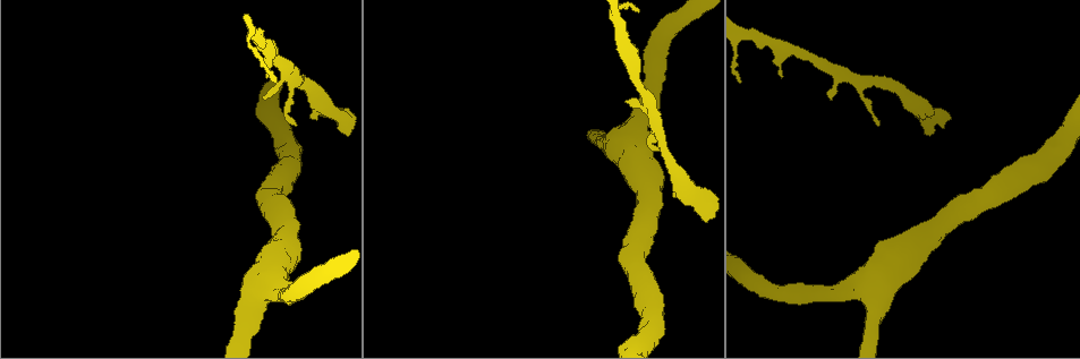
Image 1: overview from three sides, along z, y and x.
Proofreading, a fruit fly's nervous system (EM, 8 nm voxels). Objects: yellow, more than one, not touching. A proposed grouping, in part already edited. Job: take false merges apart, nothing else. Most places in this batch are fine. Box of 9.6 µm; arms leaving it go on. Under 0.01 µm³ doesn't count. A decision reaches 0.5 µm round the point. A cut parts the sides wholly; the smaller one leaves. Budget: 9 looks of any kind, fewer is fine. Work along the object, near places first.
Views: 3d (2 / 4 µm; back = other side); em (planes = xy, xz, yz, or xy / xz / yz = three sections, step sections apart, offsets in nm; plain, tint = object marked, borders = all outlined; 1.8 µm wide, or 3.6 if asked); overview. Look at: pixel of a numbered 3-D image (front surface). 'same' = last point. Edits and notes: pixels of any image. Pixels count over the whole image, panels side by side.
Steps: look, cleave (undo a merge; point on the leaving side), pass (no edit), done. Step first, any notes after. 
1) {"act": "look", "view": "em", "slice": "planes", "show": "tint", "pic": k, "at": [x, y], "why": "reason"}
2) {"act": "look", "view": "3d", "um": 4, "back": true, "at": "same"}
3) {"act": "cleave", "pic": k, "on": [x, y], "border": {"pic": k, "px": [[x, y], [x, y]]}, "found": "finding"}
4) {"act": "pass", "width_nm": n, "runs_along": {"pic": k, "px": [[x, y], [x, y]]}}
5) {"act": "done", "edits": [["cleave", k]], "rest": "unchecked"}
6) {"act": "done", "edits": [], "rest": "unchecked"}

{"act": "look", "view": "em", "slice": "planes", "show": "tint", "pic": 1, "at": [270, 50], "why": "thick turns thin"}

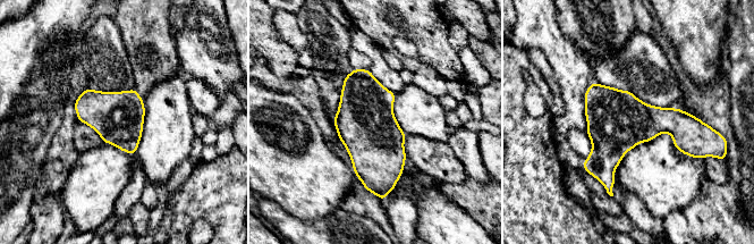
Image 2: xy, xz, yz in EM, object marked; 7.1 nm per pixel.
{"act": "pass", "width_nm": 360, "found": "all the same neuron"}

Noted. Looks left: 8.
{"act": "look", "view": "em", "um": 3.6, "slice": "planes", "show": "borders", "pic": 1, "at": [634, 129], "why": "thick turns thin"}

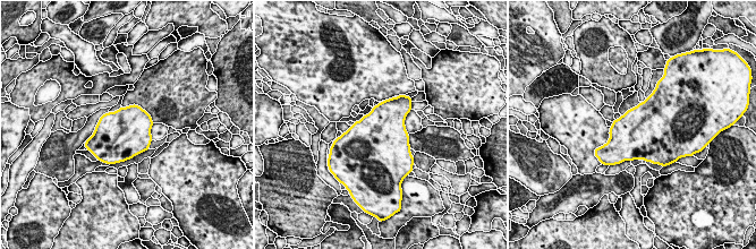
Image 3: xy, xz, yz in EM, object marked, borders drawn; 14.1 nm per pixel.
{"act": "pass", "found": "all the same neuron"}

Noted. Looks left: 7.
{"act": "look", "view": "em", "slice": "planes", "show": "tint", "pic": 1, "at": [684, 186], "why": "two arms in line, one across"}

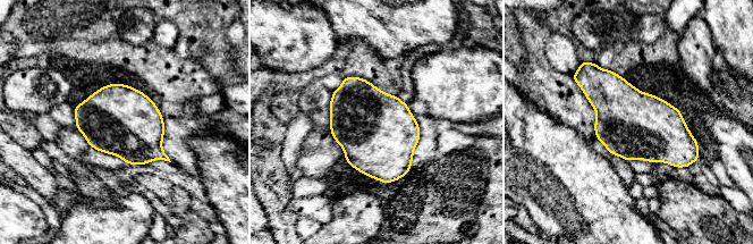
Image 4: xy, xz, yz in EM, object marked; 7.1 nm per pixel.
{"act": "pass", "found": "all the same neuron"}

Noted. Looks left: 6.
{"act": "look", "view": "em", "slice": "planes", "show": "tint", "pic": 1, "at": [847, 75], "why": "four-way junction"}

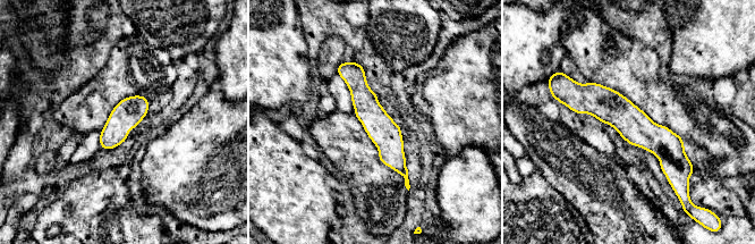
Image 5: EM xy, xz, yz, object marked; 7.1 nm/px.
{"act": "pass", "runs_along": {"pic": 5, "px": [[566, 98], [603, 102], [685, 160]]}, "found": "all the same neuron"}

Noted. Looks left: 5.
{"act": "done", "edits": [], "rest": "unchecked"}

